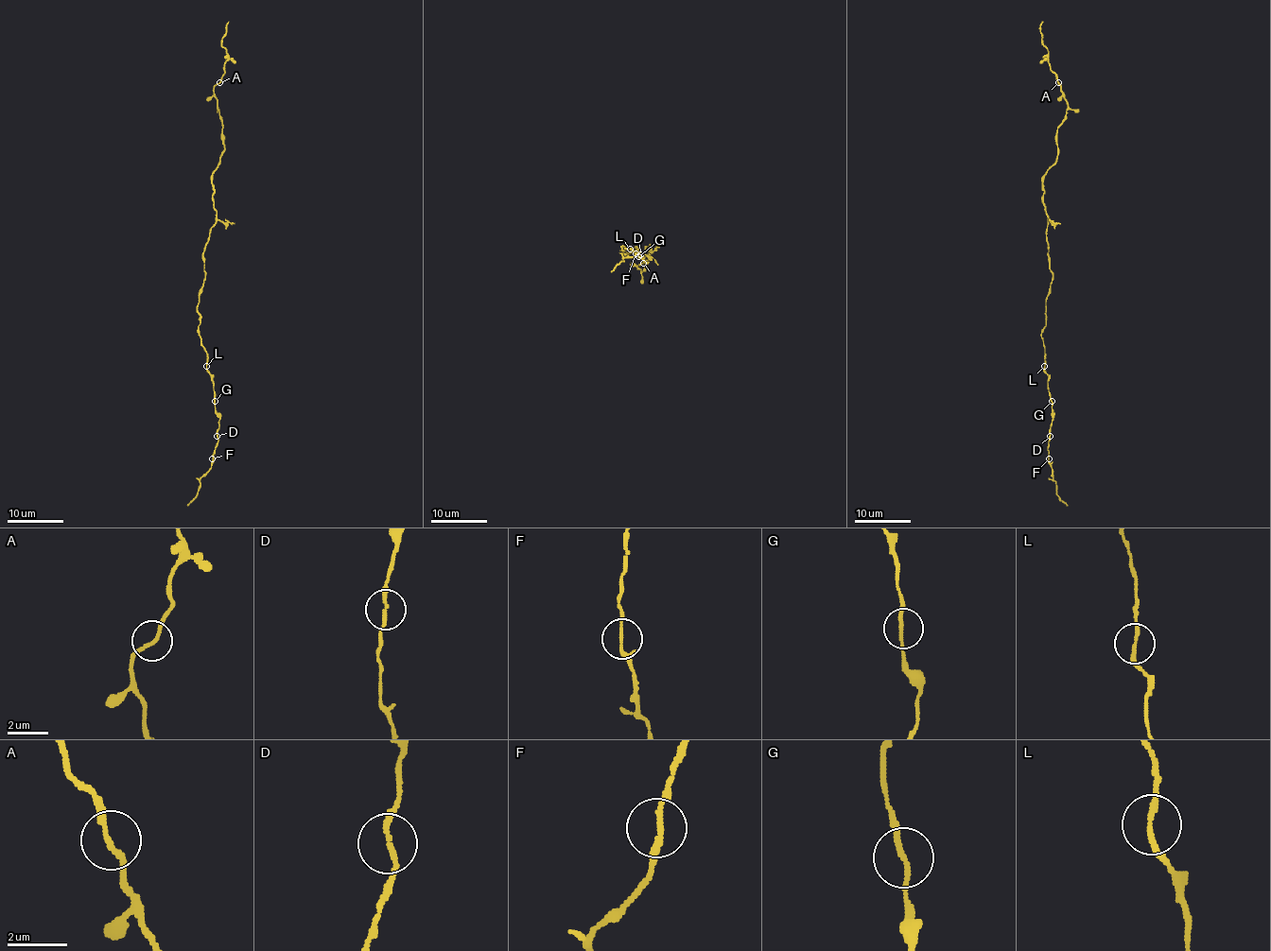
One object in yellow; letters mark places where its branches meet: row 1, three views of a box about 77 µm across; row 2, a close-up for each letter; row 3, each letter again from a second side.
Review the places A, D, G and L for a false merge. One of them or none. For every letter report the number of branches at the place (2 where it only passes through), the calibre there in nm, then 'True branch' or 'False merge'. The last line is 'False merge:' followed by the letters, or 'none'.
A: Branches: 2. Thickness 170 nm. True branch
D: Branches: 2. Thickness 170 nm. True branch
G: Branches: 2. Thickness 160 nm. True branch
L: Branches: 2. Thickness 170 nm. True branch
False merge: none

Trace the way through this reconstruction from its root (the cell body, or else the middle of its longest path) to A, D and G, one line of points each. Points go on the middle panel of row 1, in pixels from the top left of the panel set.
A: (627, 254), (632, 250), (640, 251), (637, 248), (643, 260), (649, 262), (640, 271), (637, 266), (643, 263)
D: (627, 254), (629, 257), (620, 250), (623, 246), (640, 254)
G: (627, 254), (629, 257), (620, 250), (623, 246), (637, 251), (638, 256)

